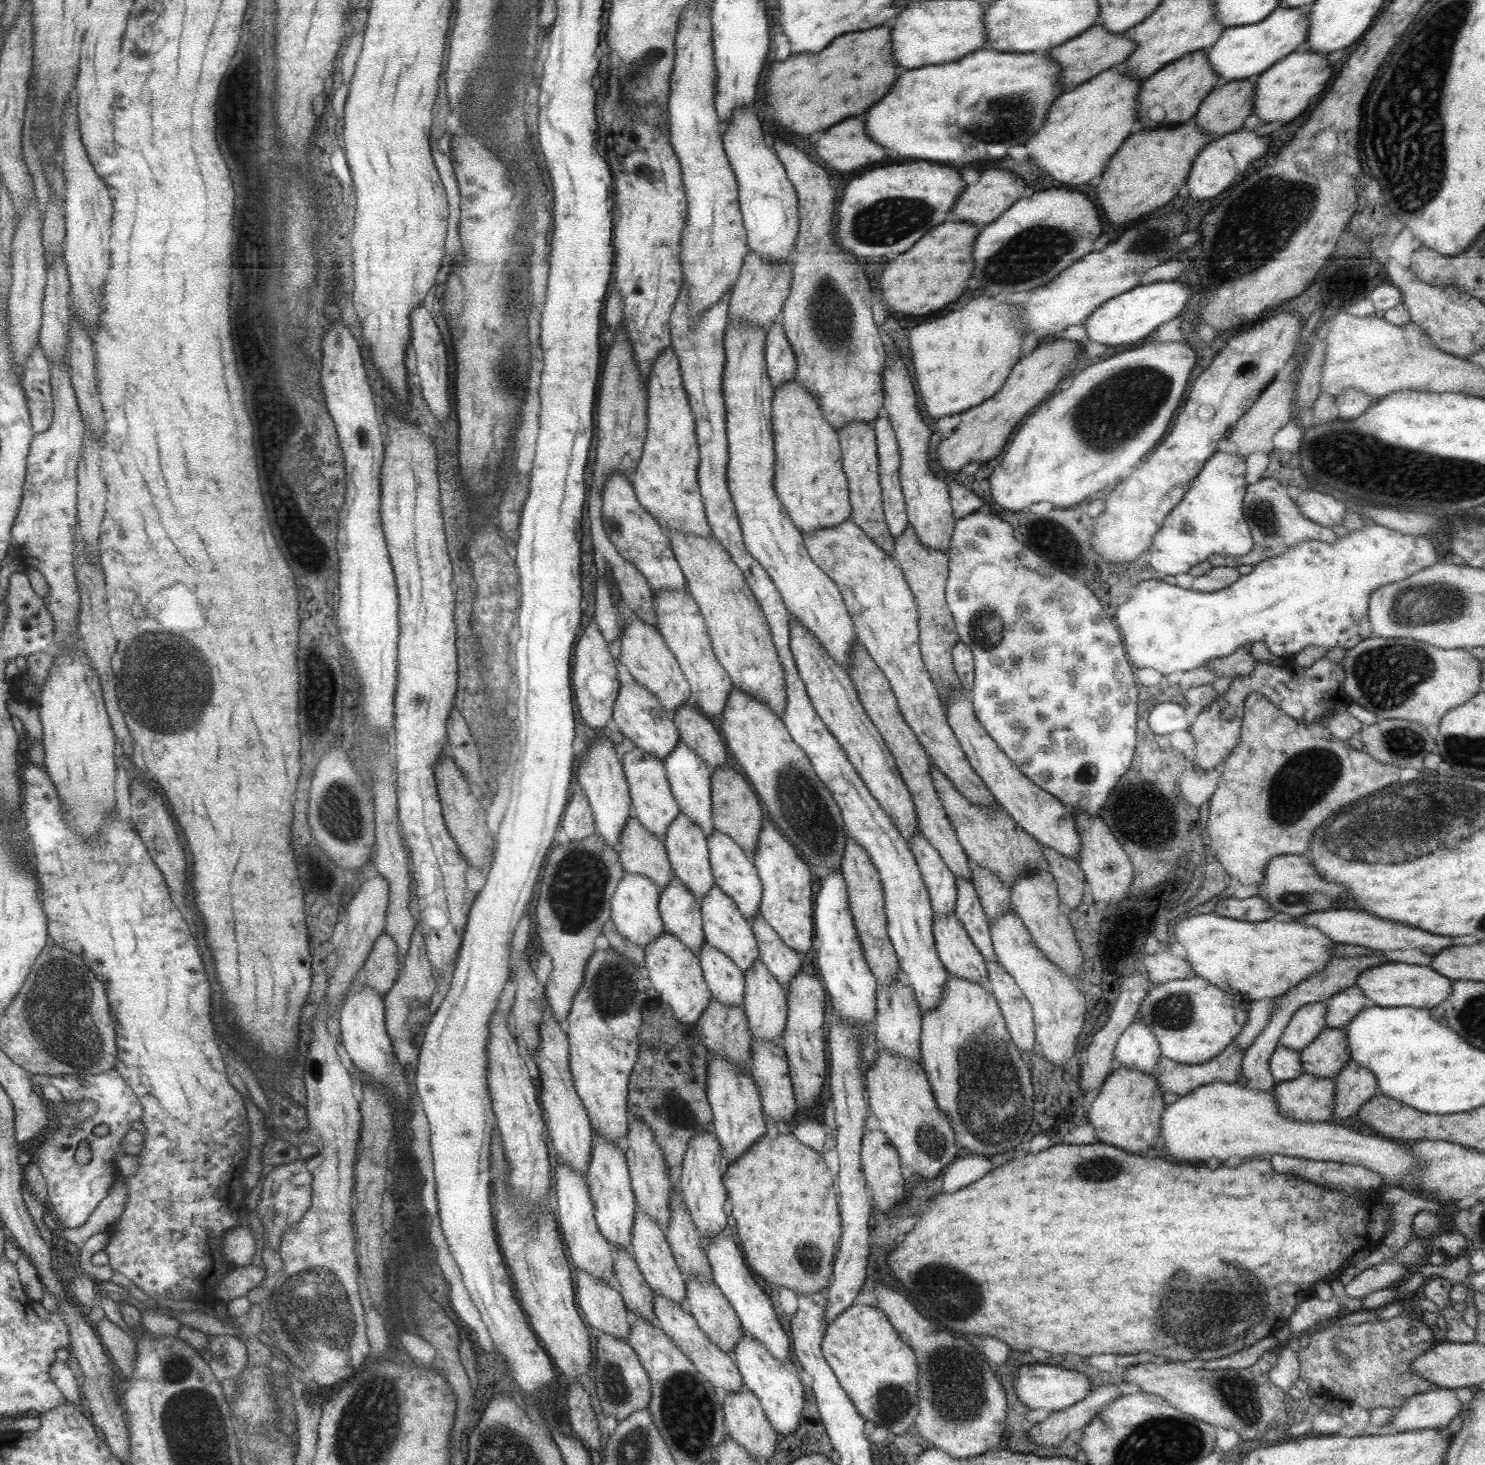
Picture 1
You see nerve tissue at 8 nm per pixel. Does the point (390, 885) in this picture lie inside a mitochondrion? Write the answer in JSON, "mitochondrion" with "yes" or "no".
{"mitochondrion":"no"}

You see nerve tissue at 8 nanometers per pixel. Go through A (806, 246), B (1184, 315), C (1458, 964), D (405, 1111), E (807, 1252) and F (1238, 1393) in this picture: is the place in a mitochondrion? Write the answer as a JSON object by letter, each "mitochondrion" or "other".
{"A":"other","B":"other","C":"other","D":"other","E":"mitochondrion","F":"mitochondrion"}

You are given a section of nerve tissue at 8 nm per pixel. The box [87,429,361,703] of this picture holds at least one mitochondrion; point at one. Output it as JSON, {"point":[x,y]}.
{"point":[311,463]}

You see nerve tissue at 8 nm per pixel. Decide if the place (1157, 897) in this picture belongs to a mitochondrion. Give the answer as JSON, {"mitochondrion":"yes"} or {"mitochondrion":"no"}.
{"mitochondrion":"no"}

